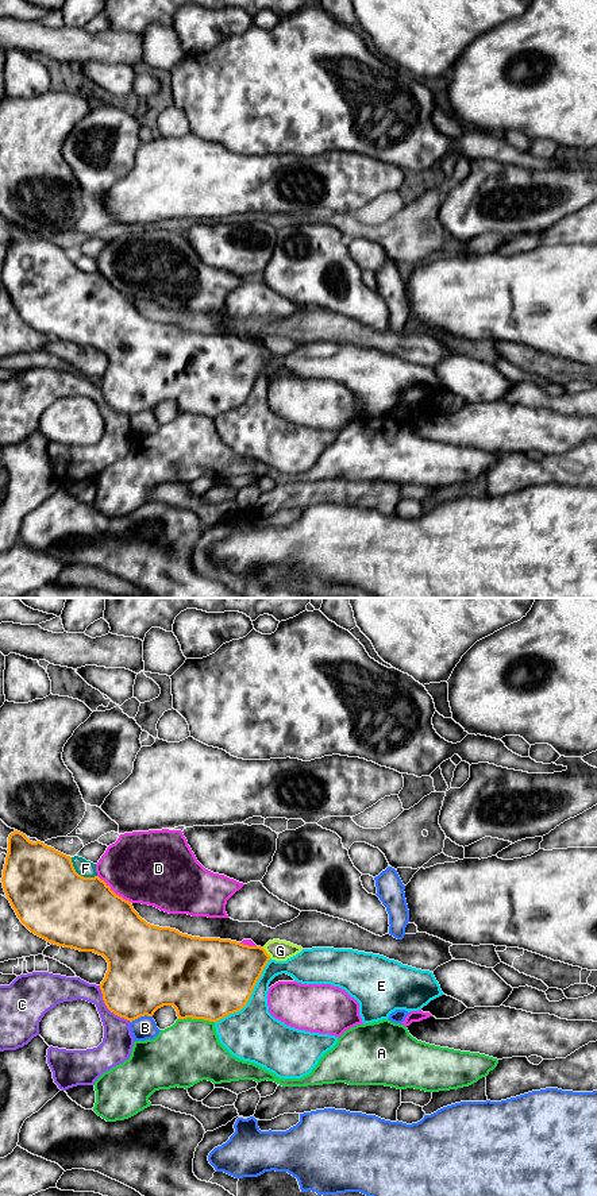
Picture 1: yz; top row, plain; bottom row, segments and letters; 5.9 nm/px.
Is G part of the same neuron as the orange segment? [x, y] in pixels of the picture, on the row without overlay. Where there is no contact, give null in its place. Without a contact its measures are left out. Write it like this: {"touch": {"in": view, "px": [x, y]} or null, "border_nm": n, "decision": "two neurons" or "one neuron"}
{"touch": {"in": "yz", "px": [266, 348]}, "border_nm": 80, "decision": "two neurons"}

